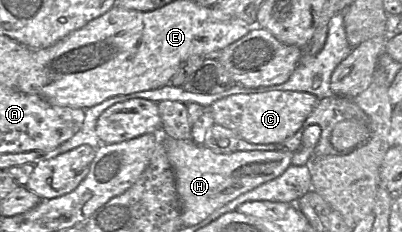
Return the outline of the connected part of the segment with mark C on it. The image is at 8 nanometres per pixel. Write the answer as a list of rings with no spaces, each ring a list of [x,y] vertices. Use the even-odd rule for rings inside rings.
[[[268,91],[259,94],[238,94],[221,98],[205,108],[213,117],[214,124],[235,132],[240,139],[254,144],[278,144],[291,138],[304,124],[317,105],[318,99],[311,93],[295,91]]]

